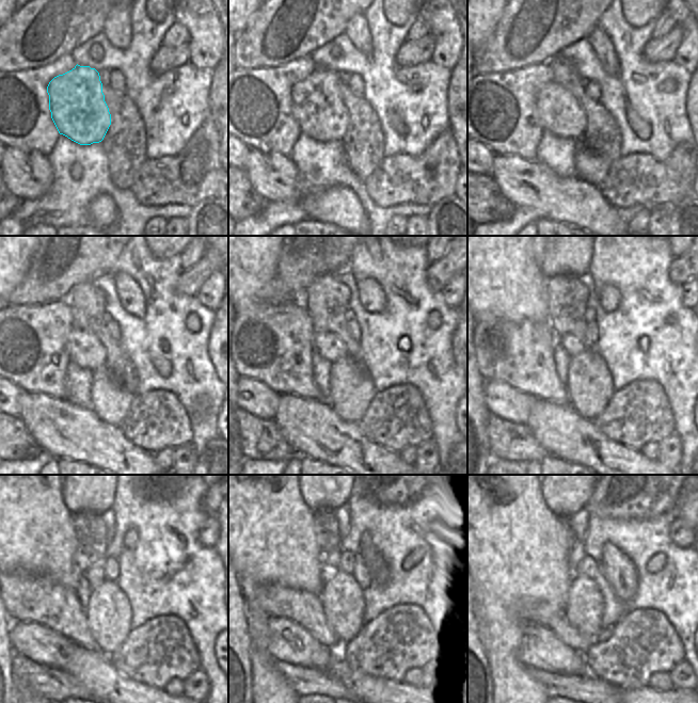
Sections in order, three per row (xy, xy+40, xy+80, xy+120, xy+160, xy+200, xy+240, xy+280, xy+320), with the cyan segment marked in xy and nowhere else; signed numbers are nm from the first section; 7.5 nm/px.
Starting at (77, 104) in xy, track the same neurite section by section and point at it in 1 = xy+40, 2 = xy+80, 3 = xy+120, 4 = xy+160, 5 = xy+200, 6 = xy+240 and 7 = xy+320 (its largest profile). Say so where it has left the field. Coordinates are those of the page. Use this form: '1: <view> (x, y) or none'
1: xy+40 (317, 106)
2: xy+80 (559, 112)
3: xy+120 (85, 350)
4: xy+160 (329, 346)
5: xy+200 (573, 346)
6: xy+240 (95, 576)
7: xy+320 (577, 552)

